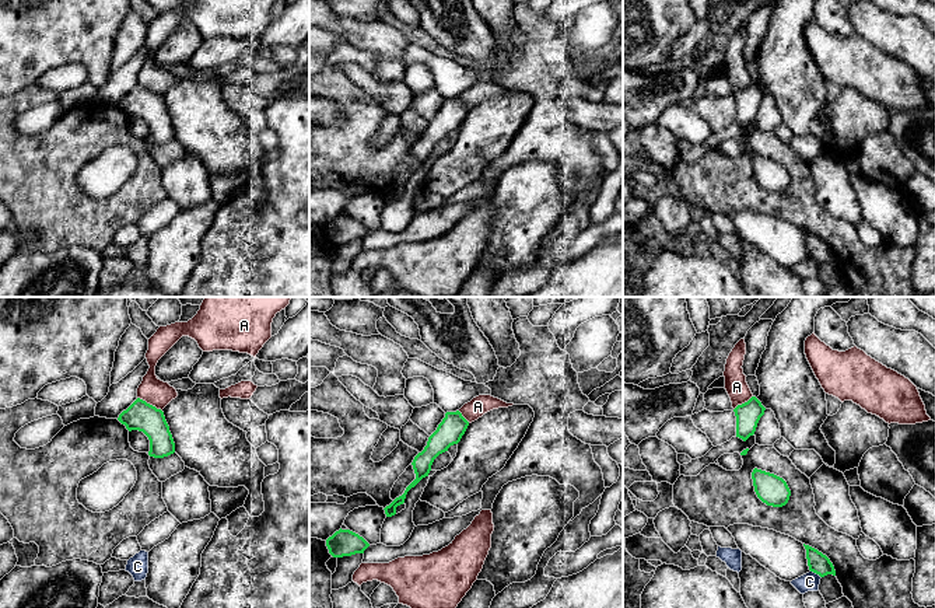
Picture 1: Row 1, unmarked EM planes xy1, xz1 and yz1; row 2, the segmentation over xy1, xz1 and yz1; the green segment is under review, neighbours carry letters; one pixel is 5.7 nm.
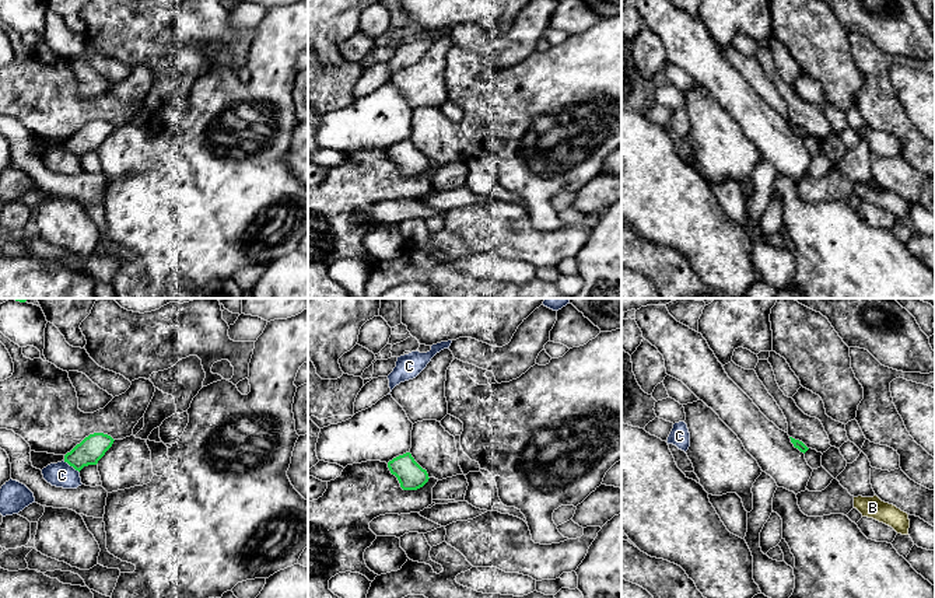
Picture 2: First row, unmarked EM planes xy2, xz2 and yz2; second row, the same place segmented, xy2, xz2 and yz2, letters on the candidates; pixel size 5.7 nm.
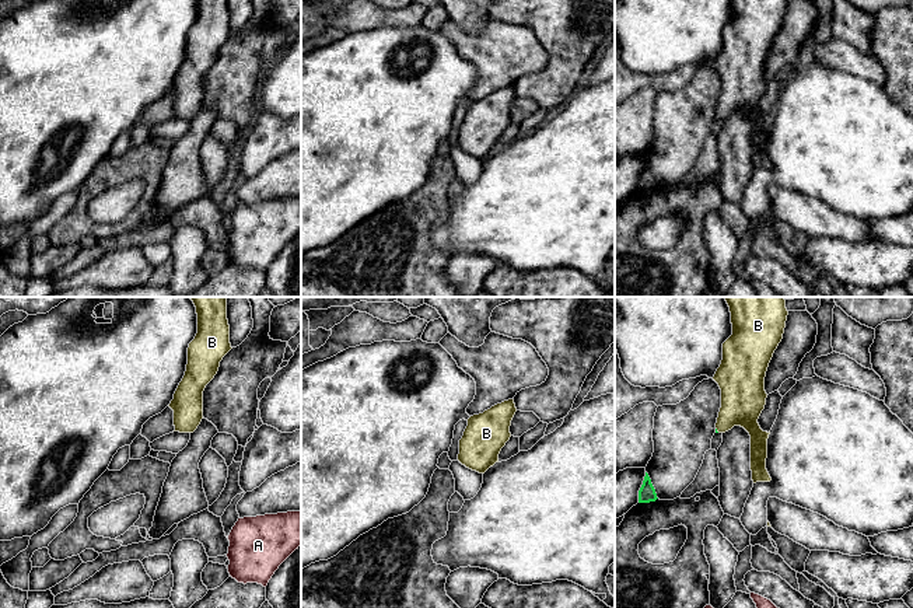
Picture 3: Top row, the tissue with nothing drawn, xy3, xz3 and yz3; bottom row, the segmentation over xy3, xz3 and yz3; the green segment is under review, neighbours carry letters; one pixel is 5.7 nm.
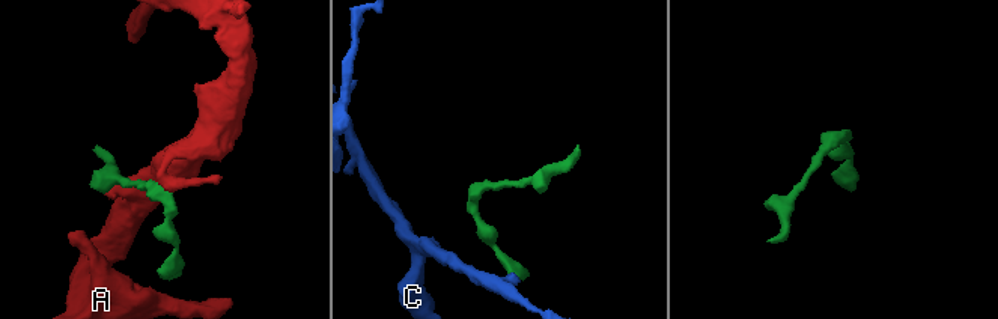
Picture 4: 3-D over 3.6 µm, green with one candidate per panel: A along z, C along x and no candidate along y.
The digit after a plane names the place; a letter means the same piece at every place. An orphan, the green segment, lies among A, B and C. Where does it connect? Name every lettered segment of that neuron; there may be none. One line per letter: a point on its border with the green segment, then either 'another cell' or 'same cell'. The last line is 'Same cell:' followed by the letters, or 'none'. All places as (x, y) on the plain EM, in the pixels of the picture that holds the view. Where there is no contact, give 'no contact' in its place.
A: meets green in xy1 at (149, 90); another cell
B: meets green in yz3 at (716, 116); same cell
C: meets green in xy2 at (72, 151); another cell
Same cell: B

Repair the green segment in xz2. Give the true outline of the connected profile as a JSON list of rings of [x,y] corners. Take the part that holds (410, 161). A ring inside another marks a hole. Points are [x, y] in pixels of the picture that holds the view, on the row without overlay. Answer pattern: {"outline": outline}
{"outline": [[[410,139],[389,147],[388,154],[398,164],[403,176],[417,176],[430,165],[427,157],[414,147]]]}

